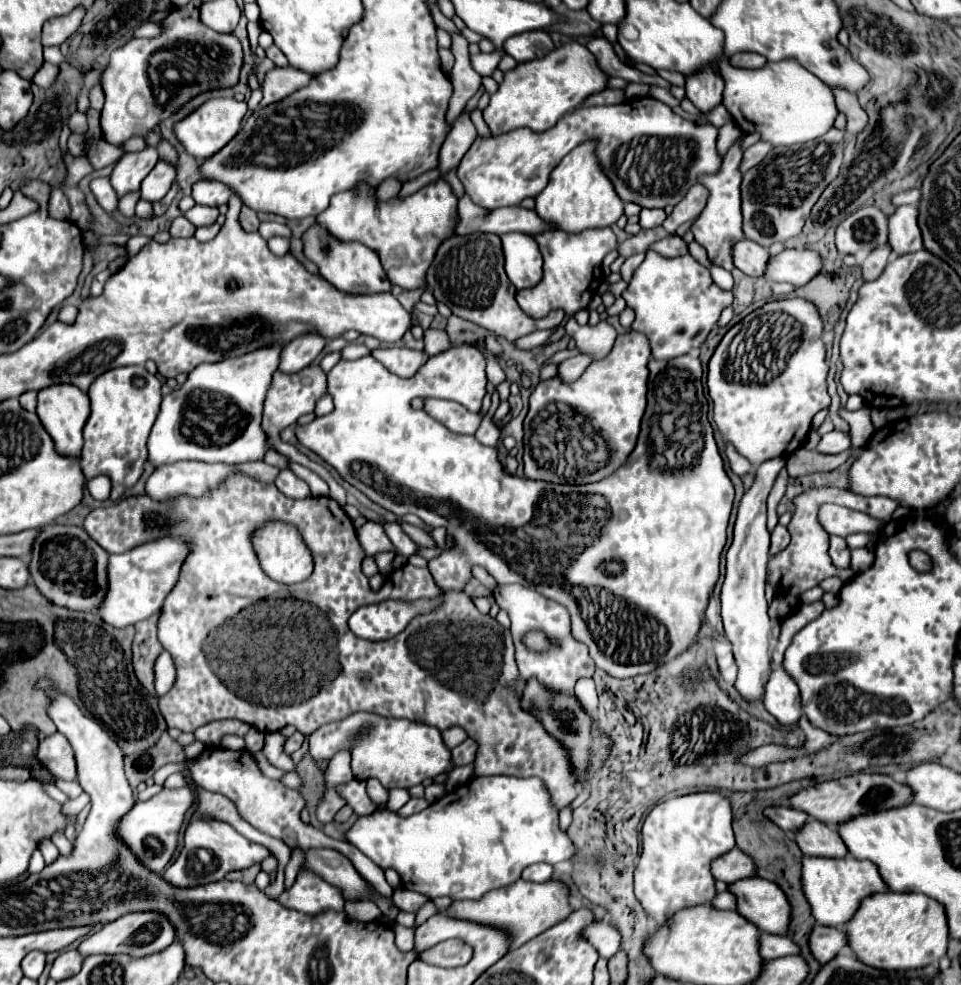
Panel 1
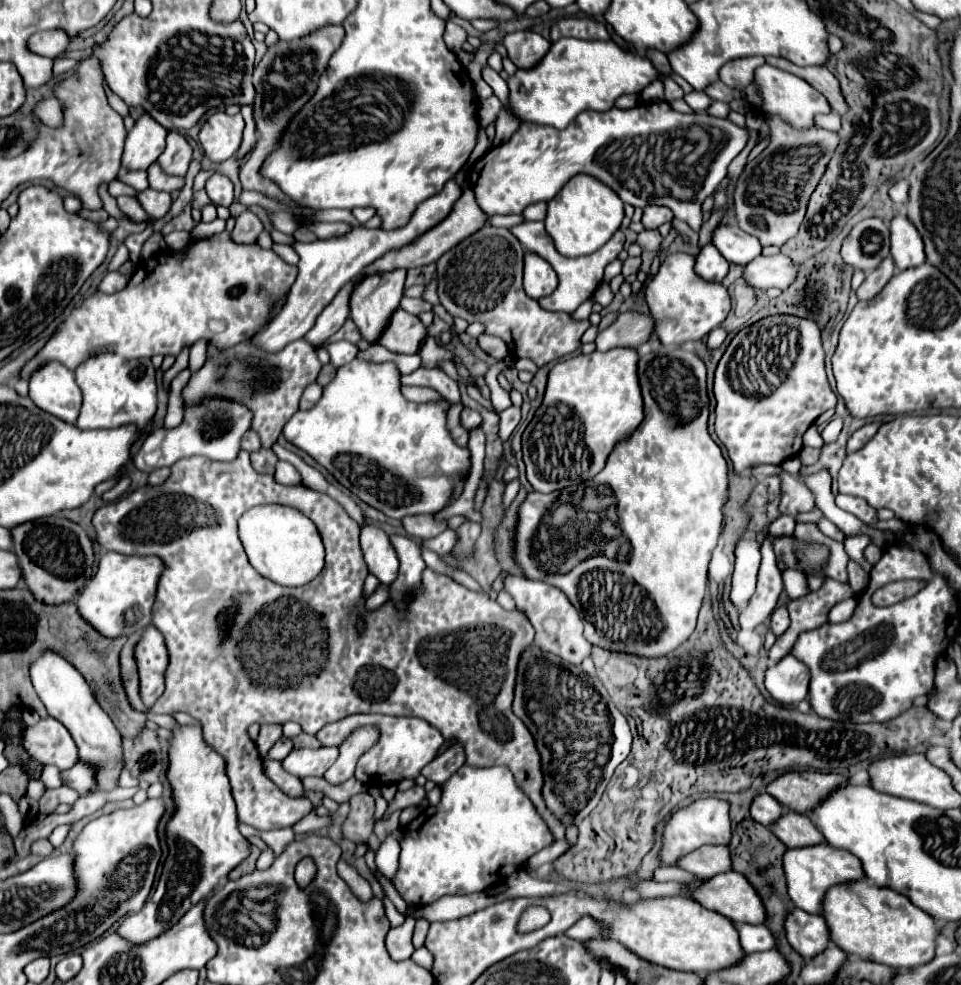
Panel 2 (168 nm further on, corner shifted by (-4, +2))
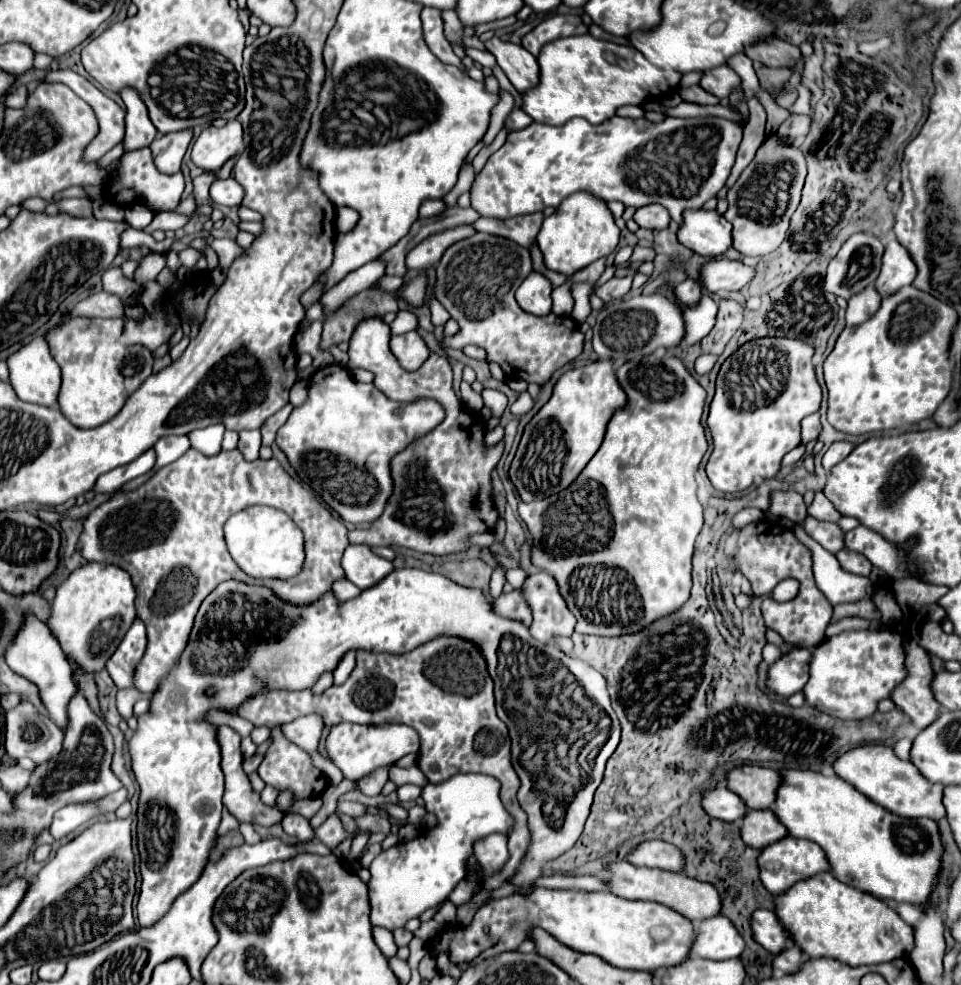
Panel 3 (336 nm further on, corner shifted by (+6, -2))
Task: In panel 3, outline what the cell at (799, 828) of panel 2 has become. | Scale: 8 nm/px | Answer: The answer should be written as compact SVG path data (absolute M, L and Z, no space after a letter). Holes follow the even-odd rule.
M755 809L747 811L741 825L741 839L745 845L761 849L771 845L787 835L787 829L777 821L773 811L769 809Z

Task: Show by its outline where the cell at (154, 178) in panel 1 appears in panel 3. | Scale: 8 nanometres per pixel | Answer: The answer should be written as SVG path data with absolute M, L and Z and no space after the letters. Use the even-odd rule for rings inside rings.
M193 129L189 131L175 131L169 135L157 135L151 143L153 163L161 173L177 173L181 167L181 159L193 139Z

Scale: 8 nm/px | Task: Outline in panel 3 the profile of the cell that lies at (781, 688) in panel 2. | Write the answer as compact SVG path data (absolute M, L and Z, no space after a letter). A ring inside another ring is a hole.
M795 649L783 655L769 667L767 687L781 697L791 697L809 681L809 663L811 649Z

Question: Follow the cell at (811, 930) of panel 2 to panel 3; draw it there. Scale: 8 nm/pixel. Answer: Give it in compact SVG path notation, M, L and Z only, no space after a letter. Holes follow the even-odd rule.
M757 909L753 913L751 931L753 931L753 939L761 947L765 947L769 953L779 953L781 949L791 945L791 939L787 935L787 931L781 927L781 923L779 923L779 919L773 911Z

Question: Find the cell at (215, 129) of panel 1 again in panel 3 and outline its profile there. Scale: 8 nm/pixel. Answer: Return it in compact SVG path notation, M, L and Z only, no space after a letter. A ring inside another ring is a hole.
M237 119L221 129L205 129L191 147L191 161L203 171L219 171L229 159L243 151L243 127Z

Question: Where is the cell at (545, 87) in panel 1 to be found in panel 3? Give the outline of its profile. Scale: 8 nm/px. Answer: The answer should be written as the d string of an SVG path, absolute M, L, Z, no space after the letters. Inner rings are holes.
M591 35L565 37L547 43L539 55L539 67L541 83L523 93L523 111L535 121L547 125L563 125L573 117L599 125L611 119L619 107L643 105L649 99L663 99L681 83L681 75L653 67L637 49L625 45L623 53L623 47Z

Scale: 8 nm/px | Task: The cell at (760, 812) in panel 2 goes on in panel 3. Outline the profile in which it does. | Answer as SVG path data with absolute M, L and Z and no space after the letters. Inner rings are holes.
M727 787L707 789L703 793L701 807L705 809L707 815L711 815L713 819L721 819L721 821L741 821L747 811L743 801L737 799L737 795L729 791Z

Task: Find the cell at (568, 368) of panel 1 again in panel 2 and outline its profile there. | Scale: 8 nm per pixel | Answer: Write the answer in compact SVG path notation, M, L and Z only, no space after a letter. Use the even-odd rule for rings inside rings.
M629 311L617 317L617 321L601 331L595 339L597 351L609 351L613 347L639 347L653 333L653 319L649 313Z

